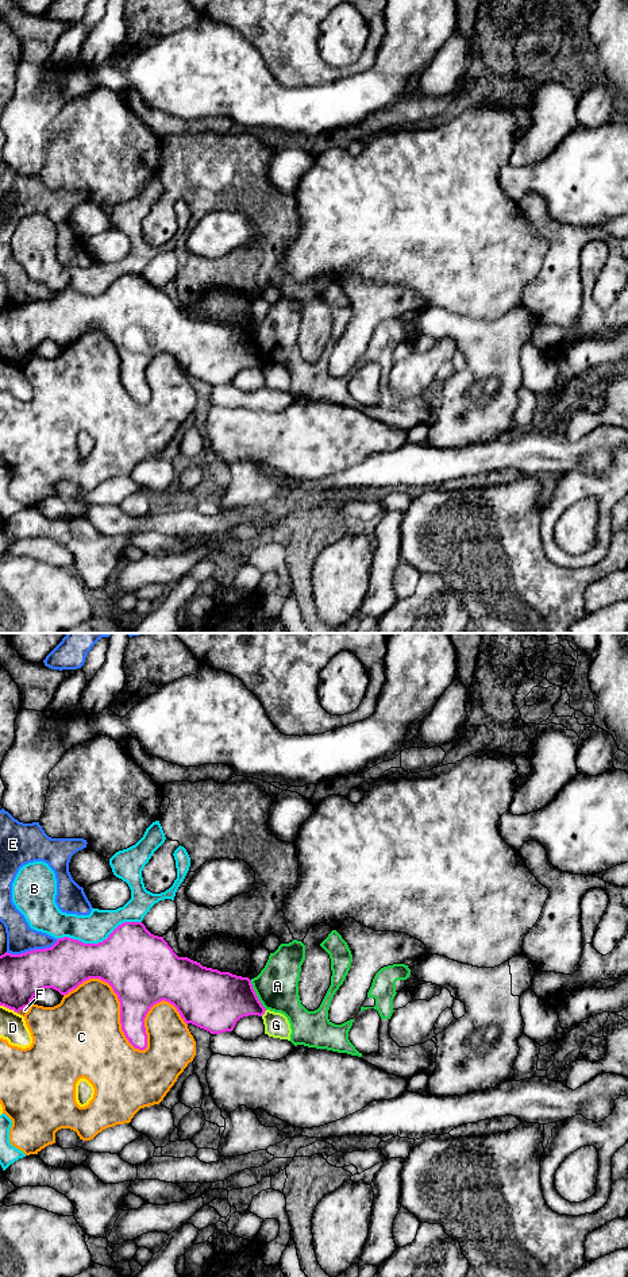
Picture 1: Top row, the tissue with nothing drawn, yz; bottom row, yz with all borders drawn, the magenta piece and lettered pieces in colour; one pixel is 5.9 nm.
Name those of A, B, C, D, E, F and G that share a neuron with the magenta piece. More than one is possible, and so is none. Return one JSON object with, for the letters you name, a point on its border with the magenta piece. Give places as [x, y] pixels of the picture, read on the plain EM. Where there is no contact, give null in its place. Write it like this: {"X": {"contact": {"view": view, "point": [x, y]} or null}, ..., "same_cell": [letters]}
{"same_cell": []}

